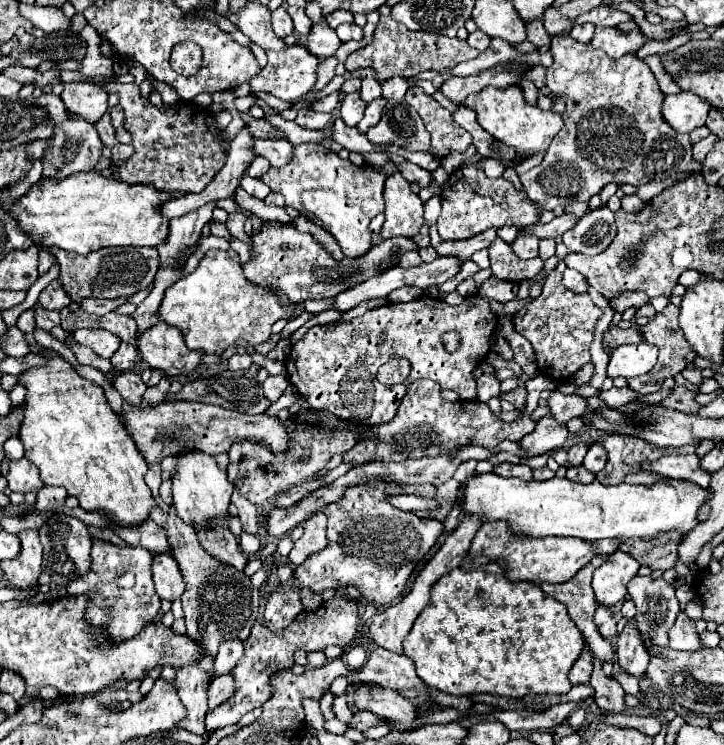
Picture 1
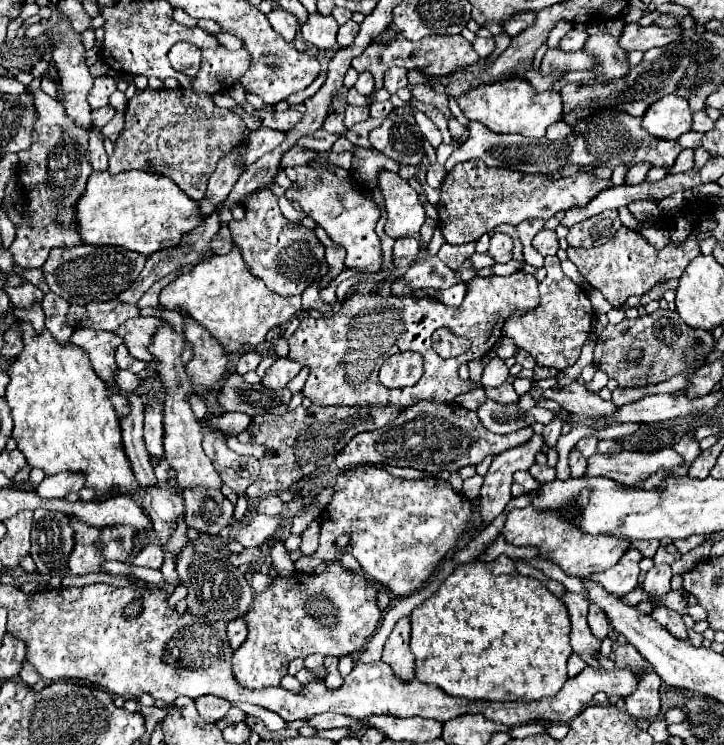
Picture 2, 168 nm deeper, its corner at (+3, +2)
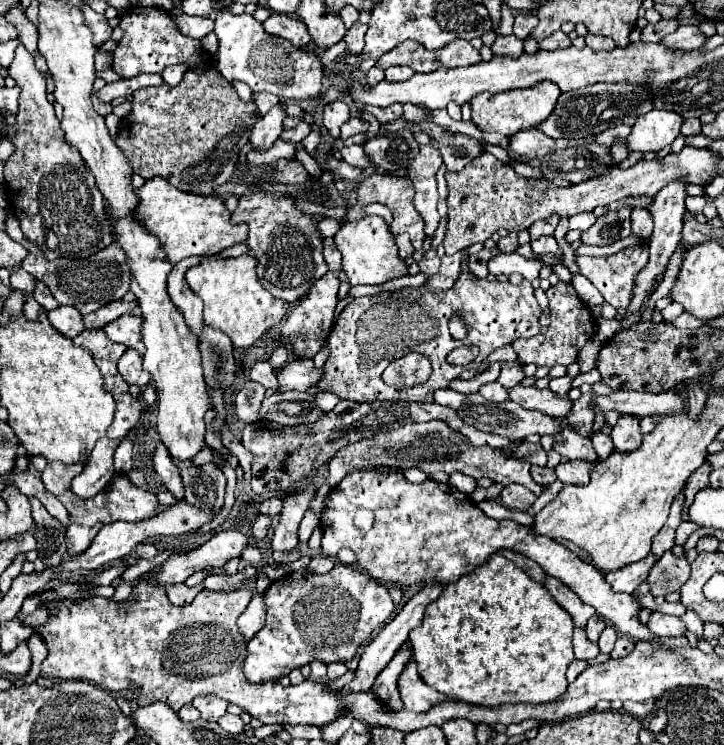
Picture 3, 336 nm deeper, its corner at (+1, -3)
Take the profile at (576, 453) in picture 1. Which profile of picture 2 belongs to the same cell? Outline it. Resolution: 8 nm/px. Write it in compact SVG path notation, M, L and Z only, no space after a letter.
M591 435L591 437L583 437L579 443L577 443L577 449L585 453L585 457L591 457L595 451L597 451L597 437Z

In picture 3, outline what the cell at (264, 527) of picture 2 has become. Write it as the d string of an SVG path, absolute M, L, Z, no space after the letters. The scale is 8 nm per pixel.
M217 532L211 536L205 544L189 550L189 552L175 552L169 556L169 560L161 566L157 574L145 576L145 580L159 580L163 584L173 582L185 582L191 574L211 568L211 566L225 566L231 558L237 558L243 554L243 550L253 542L251 536L243 532Z

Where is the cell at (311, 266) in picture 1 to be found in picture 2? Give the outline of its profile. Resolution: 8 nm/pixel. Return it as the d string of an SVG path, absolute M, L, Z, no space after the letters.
M261 189L247 197L243 207L245 217L241 221L229 221L229 231L235 247L251 267L251 273L265 281L267 289L283 297L301 295L309 285L327 275L325 251L319 239L313 237L311 229L285 219L277 205L277 197L271 195L269 189Z

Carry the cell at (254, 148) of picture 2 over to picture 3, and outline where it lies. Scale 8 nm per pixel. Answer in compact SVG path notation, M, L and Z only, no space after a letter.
M301 122L301 124L299 124L297 128L293 128L293 130L283 130L279 138L285 140L285 142L293 142L293 144L295 144L295 142L301 142L309 132L311 132L309 124L307 124L307 122Z

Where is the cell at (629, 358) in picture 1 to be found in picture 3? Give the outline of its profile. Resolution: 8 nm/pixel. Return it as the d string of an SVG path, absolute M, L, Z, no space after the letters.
M585 392L579 400L575 400L571 414L567 416L569 422L575 424L575 428L579 430L581 436L591 436L591 422L595 420L595 412L593 412L593 392Z

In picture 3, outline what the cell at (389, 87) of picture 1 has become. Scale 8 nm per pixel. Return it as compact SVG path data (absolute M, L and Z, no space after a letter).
M407 66L387 68L387 70L385 70L385 80L389 80L389 82L405 82L405 80L409 80L413 74L415 74L415 72L413 72L411 68L407 68Z

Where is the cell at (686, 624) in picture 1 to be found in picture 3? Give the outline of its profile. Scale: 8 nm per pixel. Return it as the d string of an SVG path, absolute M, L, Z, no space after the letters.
M653 612L647 626L651 628L651 632L661 638L673 638L673 636L683 636L687 632L685 624L681 622L681 618L677 616L667 616L667 614L661 614L661 612Z

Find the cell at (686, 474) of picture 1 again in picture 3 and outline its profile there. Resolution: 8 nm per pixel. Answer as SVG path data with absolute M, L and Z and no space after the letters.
M567 460L561 462L555 472L557 478L565 484L577 484L577 486L585 486L589 482L589 474L593 470L593 464L597 462L581 462L581 460Z

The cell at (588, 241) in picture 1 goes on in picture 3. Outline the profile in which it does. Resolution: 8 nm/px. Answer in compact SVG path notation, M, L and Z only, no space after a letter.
M621 208L617 212L607 212L589 230L581 232L581 242L591 246L607 246L631 234L631 208Z

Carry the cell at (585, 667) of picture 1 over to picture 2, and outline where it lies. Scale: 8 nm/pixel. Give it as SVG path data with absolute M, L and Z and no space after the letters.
M573 653L571 657L569 657L569 661L567 661L567 669L569 669L569 677L575 677L577 673L581 673L583 669L587 667L587 663L577 655L577 653Z

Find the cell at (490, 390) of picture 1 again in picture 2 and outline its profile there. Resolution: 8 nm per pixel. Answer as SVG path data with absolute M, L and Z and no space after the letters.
M493 355L491 361L487 363L485 371L483 371L481 383L483 383L483 387L487 387L487 385L499 387L499 385L503 385L507 381L507 377L509 377L509 367L503 363L503 359Z

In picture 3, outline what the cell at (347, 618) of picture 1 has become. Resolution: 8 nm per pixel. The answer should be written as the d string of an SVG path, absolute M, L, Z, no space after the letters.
M335 564L335 568L327 574L315 574L311 570L297 570L281 580L275 580L265 596L267 606L267 620L265 626L247 642L247 658L243 664L245 678L253 684L257 682L273 682L281 676L287 676L293 668L301 668L313 660L319 662L347 662L357 656L361 646L373 638L375 632L379 632L385 622L393 614L393 602L389 598L387 588L369 578L369 574L359 572L355 566Z

